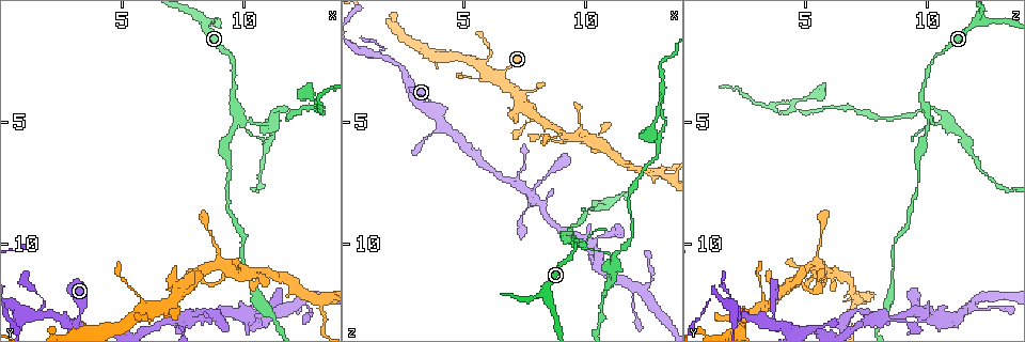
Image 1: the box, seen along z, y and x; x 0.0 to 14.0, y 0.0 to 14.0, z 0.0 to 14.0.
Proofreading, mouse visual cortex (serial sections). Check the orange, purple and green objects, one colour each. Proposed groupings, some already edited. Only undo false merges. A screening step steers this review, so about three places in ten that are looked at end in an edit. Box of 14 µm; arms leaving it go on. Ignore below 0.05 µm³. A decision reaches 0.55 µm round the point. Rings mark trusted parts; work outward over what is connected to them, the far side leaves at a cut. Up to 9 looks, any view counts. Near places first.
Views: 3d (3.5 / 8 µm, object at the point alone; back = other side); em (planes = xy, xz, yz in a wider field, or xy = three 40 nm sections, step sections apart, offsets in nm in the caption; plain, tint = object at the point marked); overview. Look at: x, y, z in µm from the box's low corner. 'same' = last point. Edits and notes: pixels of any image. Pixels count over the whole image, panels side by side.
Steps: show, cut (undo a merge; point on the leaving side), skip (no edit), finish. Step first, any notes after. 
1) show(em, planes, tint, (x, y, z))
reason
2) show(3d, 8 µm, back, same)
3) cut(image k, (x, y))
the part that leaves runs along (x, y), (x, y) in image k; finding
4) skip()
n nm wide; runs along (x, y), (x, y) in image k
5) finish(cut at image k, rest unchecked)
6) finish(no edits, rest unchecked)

show(3d, 3.5 µm, (3.1, 13.2, 3.7))
calibre changes

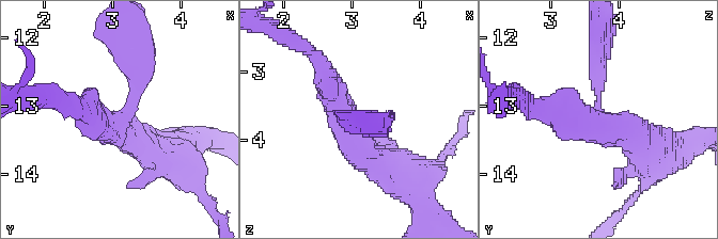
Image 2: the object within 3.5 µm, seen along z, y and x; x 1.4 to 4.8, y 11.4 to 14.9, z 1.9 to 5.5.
show(em, xy, step 3, tint, (3.00, 13.25, 3.70))

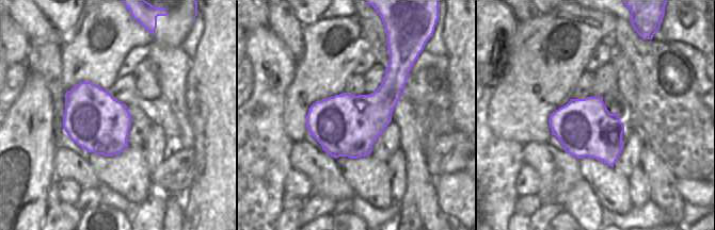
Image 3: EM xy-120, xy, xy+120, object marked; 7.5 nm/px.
skip()
runs along (601, 59), (598, 121), (648, 150) in image 2; all the same cell

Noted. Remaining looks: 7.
show(3d, 3.5 µm, (6.0, 12.5, 3.2))
sudden change in width

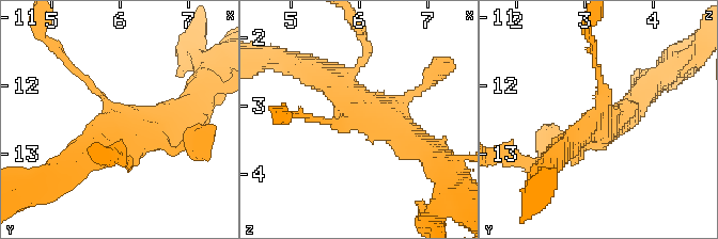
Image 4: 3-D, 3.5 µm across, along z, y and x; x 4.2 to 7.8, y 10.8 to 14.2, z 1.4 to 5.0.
show(em, xy, step 1, tint, (5.95, 12.40, 3.25))

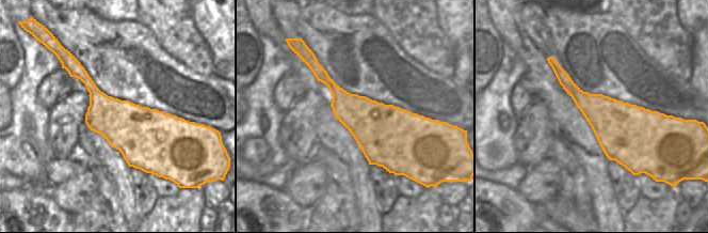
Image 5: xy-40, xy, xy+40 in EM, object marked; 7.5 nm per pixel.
skip()
420 nm wide; runs along (170, 148), (130, 129), (68, 60) in image 4; continuous, no second cell

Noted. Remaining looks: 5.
show(3d, 3.5 µm, (7.8, 11.7, 4.9))
abrupt turn

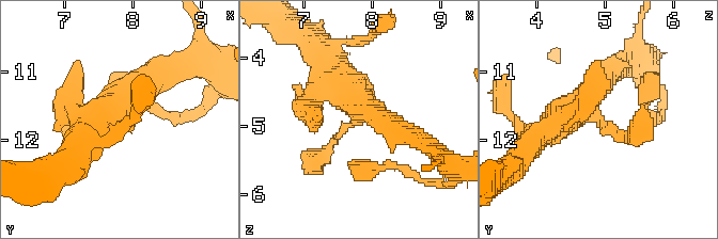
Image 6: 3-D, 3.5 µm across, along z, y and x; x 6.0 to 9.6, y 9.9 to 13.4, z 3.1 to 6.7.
skip()
runs along (103, 118), (77, 115) in image 6; continuous, no second cell

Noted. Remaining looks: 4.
show(3d, 3.5 µm, (7.7, 13.1, 7.9))
four arms meet

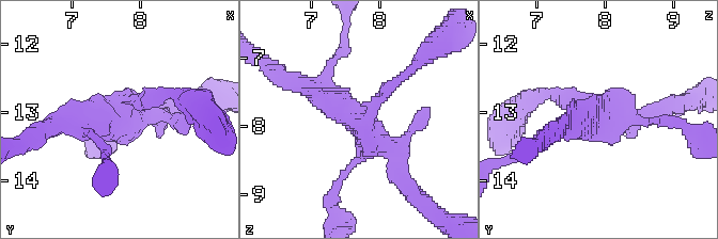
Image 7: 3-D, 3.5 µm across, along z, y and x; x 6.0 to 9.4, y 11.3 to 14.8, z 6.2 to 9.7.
show(em, xy, step 3, tint, (7.75, 13.10, 7.95))

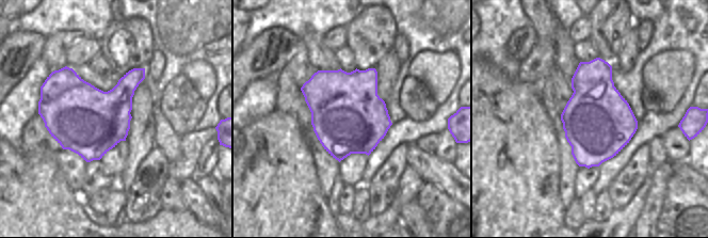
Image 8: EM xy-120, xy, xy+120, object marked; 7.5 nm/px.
show(em, xy, step 2, tint, same)

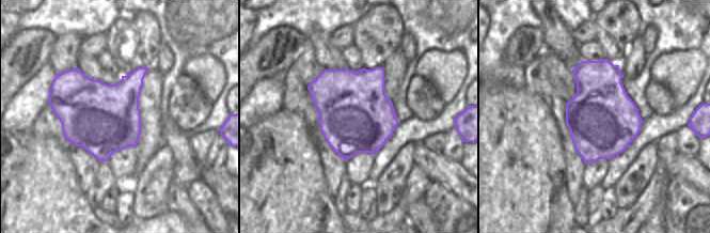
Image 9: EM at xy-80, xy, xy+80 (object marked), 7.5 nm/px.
skip()
runs along (296, 83), (395, 152), (399, 174) in image 7; continuous, no second cell

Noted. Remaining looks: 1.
finish(no edits, rest unchecked)

